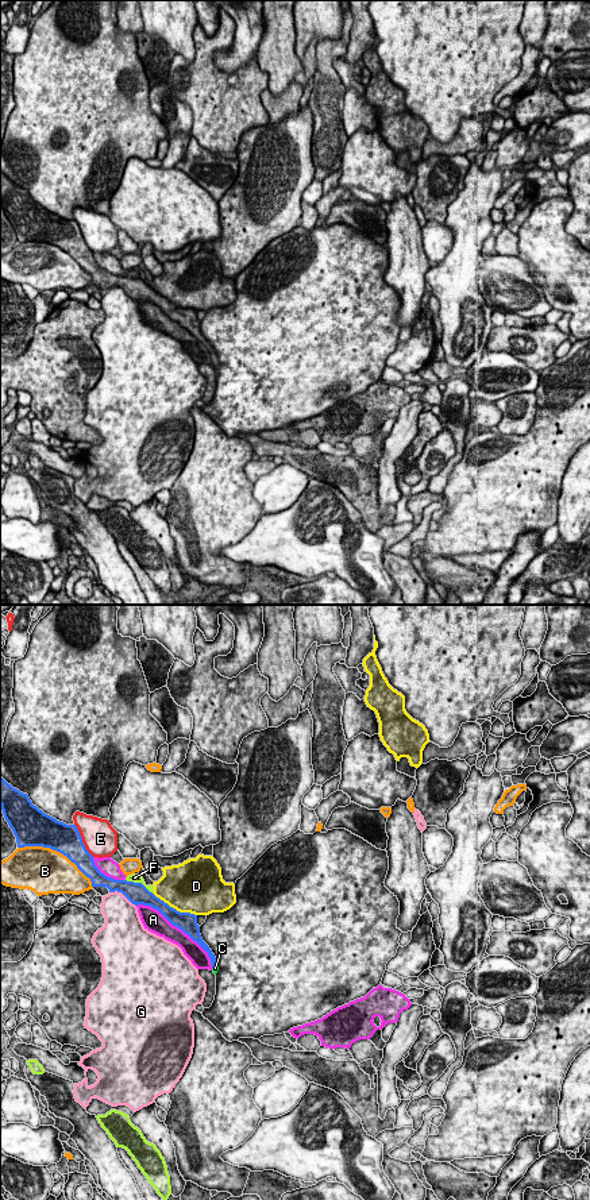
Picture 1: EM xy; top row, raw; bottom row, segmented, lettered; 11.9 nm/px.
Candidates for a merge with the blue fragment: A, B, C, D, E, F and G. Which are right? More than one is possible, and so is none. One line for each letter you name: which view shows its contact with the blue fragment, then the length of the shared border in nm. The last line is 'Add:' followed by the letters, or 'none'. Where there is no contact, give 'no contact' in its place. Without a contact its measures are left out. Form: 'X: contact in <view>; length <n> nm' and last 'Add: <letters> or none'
C: contact in xy; length 100 nm
Add: C

